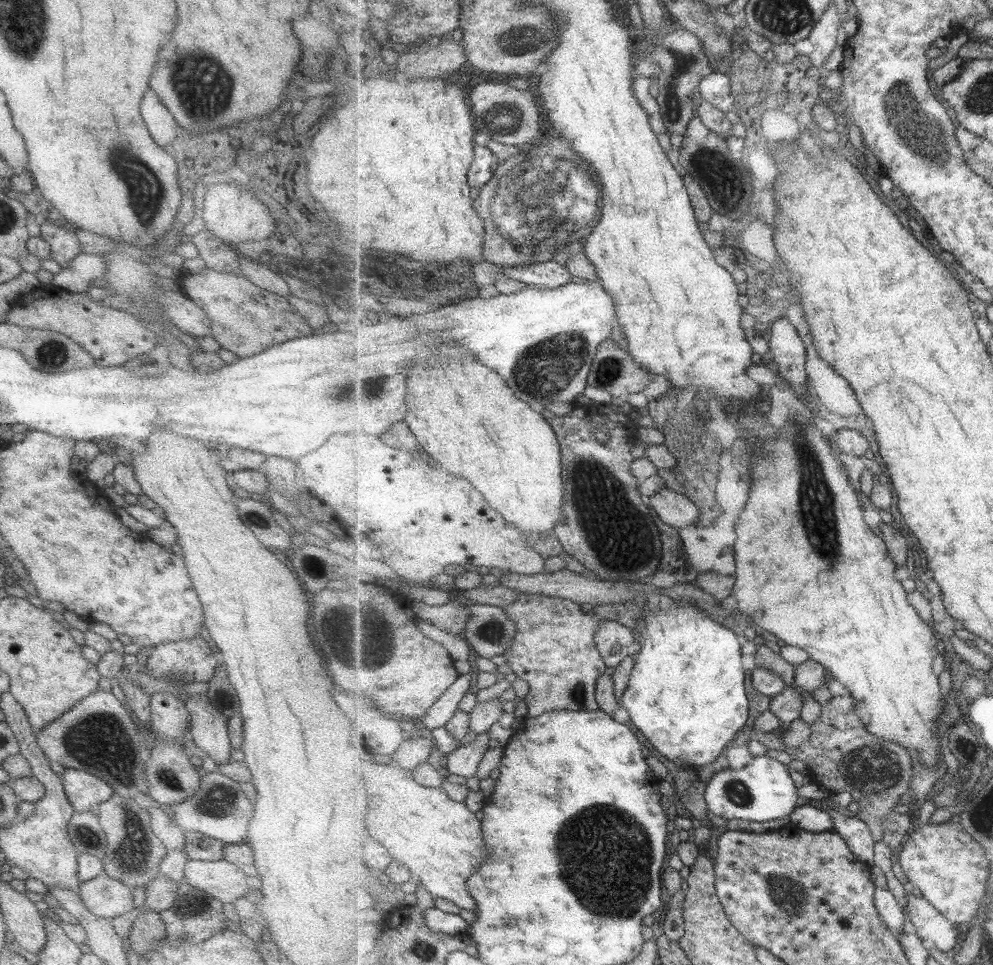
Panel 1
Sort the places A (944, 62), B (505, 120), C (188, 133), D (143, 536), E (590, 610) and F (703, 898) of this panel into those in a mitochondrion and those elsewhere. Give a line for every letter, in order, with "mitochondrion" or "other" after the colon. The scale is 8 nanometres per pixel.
A: other
B: mitochondrion
C: other
D: other
E: other
F: other

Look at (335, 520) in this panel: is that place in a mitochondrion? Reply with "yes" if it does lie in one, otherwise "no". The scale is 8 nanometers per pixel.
no

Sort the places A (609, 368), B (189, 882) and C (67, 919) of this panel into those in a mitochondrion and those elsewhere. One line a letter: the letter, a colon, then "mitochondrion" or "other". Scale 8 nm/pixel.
A: mitochondrion
B: other
C: other

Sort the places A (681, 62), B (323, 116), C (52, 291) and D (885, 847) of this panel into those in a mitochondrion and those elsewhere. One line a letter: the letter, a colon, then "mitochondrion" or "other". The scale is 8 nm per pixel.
A: mitochondrion
B: other
C: other
D: other

